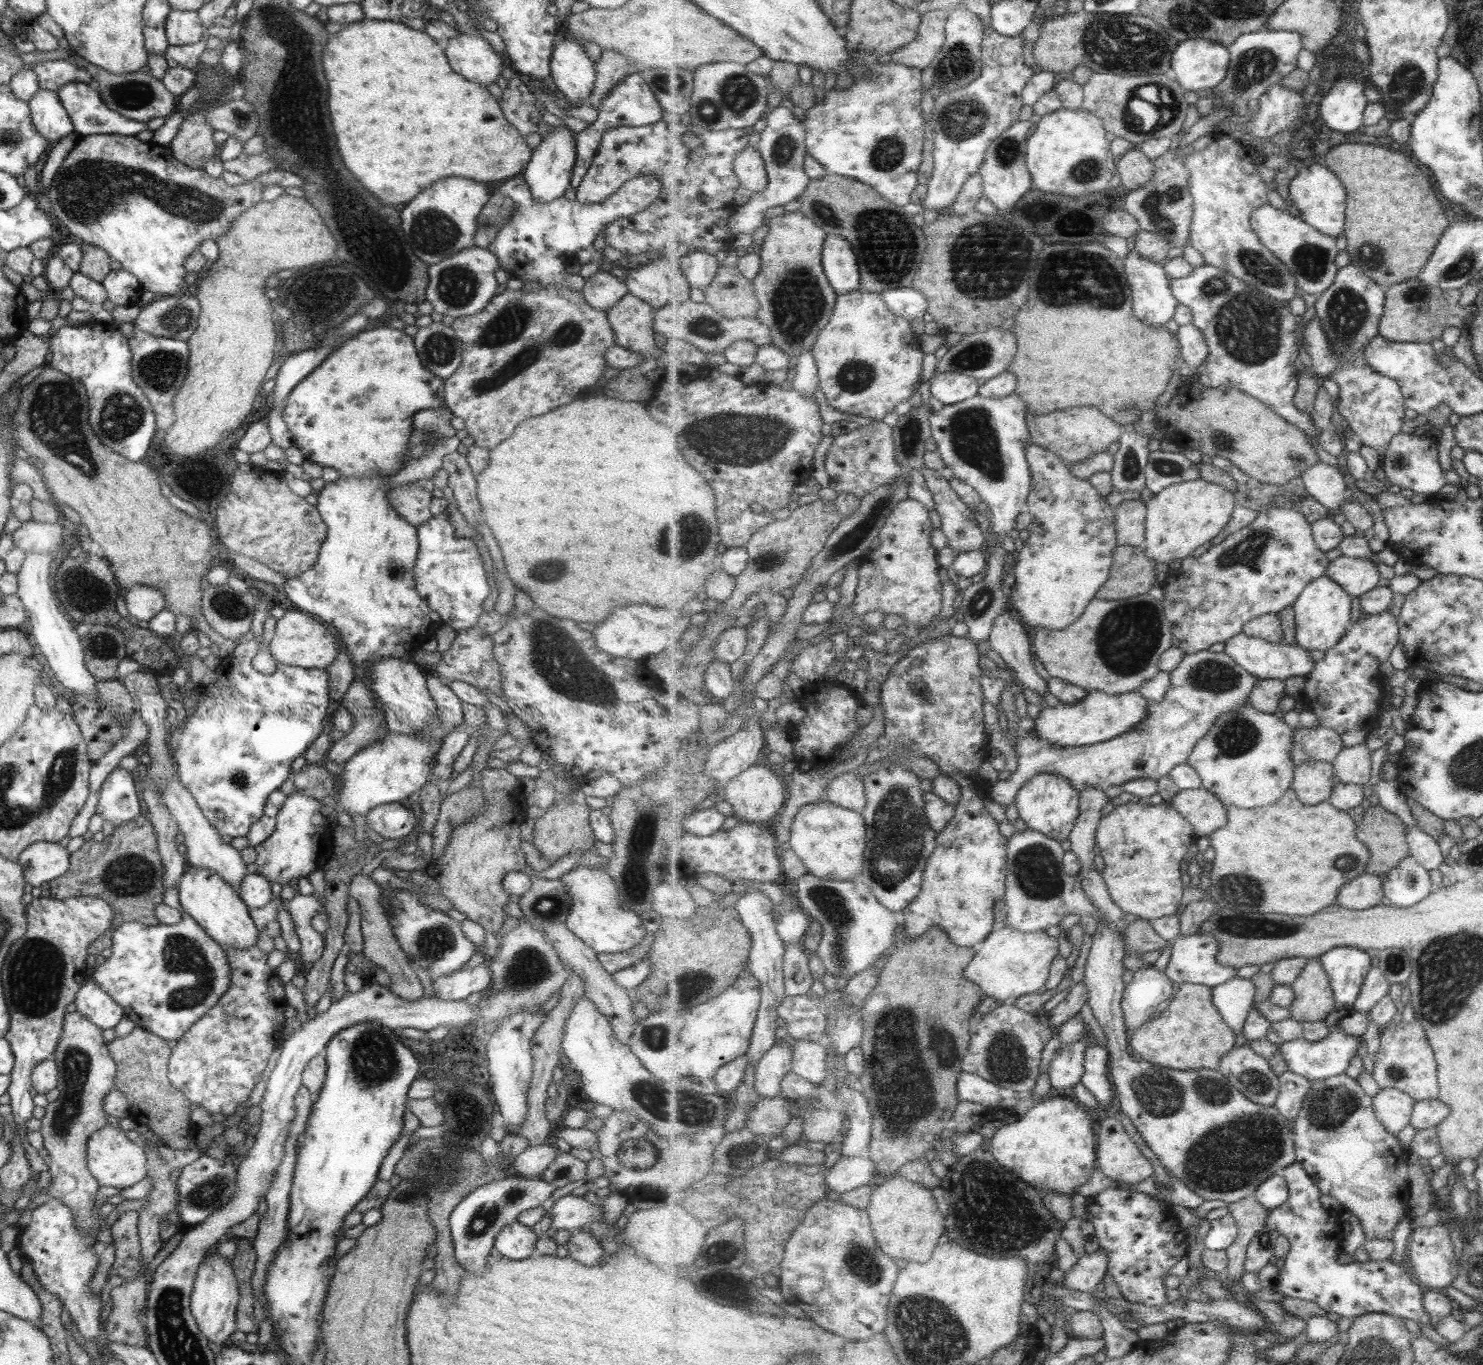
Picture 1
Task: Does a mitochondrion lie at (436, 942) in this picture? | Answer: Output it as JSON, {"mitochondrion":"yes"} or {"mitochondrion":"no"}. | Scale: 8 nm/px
{"mitochondrion":"yes"}

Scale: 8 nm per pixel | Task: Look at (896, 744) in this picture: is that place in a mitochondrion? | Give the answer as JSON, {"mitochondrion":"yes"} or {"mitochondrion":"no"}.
{"mitochondrion":"no"}

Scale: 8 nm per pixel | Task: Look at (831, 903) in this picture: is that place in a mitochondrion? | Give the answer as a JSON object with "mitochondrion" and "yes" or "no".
{"mitochondrion":"yes"}

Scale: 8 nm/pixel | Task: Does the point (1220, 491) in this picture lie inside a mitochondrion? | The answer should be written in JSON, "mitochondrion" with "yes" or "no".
{"mitochondrion":"no"}

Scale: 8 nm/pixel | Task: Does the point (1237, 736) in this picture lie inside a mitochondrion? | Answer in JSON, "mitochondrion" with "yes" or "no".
{"mitochondrion":"yes"}

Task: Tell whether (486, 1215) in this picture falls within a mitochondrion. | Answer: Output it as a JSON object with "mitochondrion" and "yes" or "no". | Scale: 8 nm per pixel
{"mitochondrion":"yes"}

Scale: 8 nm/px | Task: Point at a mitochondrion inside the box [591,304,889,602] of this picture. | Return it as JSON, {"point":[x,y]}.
{"point":[726,437]}

